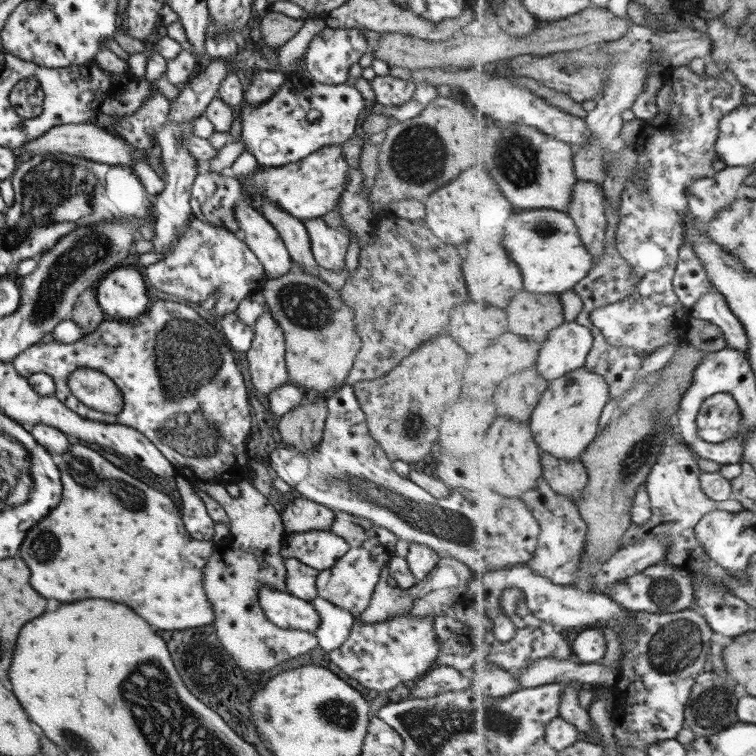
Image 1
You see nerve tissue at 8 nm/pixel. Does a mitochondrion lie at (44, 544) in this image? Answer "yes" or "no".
yes

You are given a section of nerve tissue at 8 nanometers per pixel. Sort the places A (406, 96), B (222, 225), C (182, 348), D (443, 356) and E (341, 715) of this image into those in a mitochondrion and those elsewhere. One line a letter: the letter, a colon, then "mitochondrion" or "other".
A: other
B: other
C: mitochondrion
D: other
E: mitochondrion

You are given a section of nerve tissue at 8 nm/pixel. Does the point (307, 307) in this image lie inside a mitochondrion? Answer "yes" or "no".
yes

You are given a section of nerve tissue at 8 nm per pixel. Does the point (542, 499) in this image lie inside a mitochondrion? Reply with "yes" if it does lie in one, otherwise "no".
no

